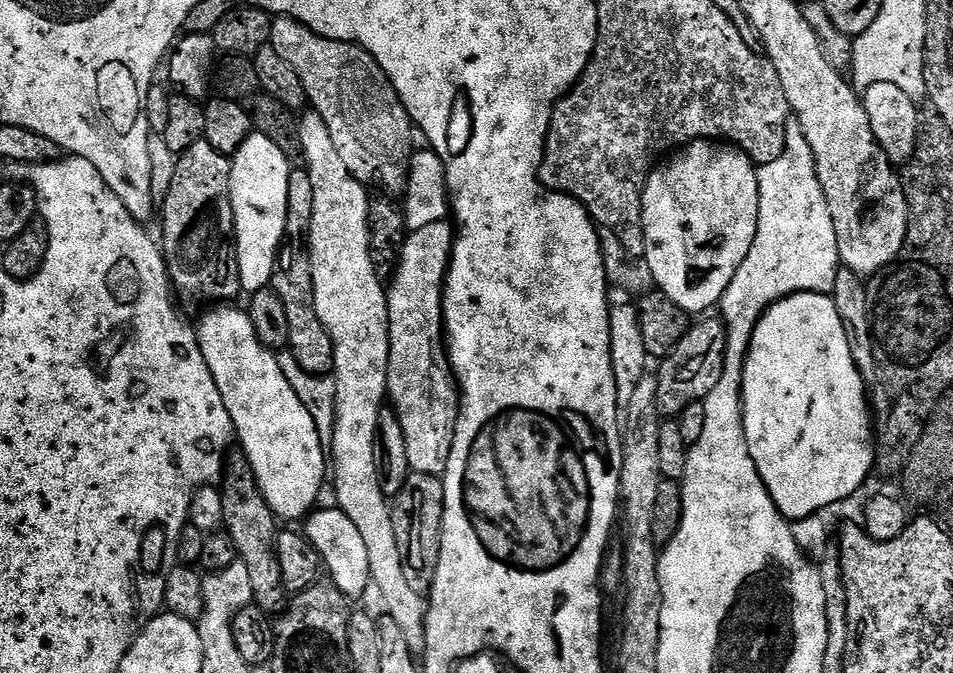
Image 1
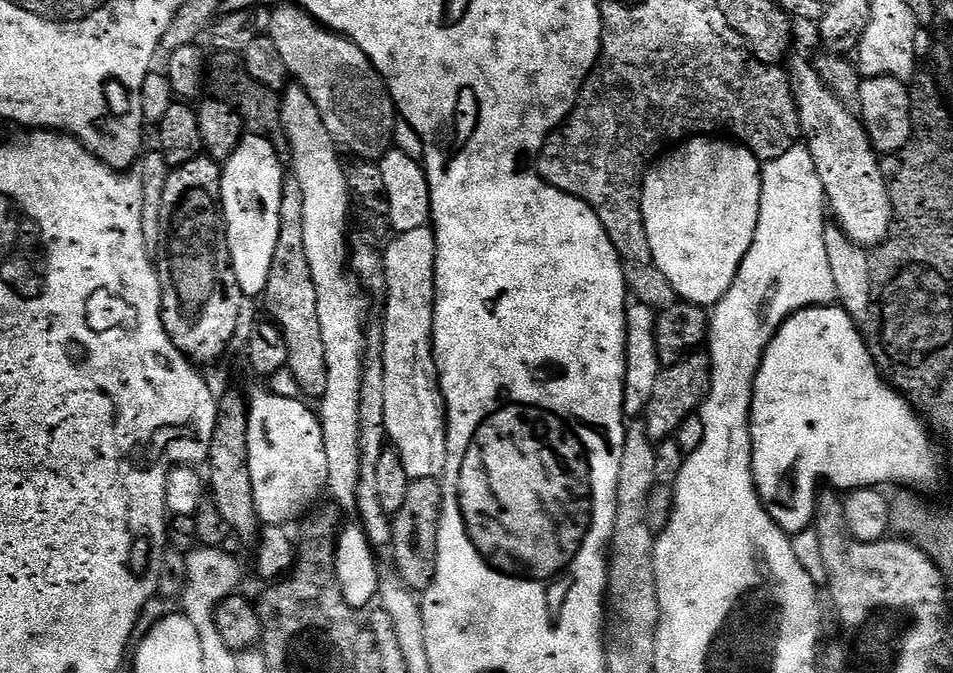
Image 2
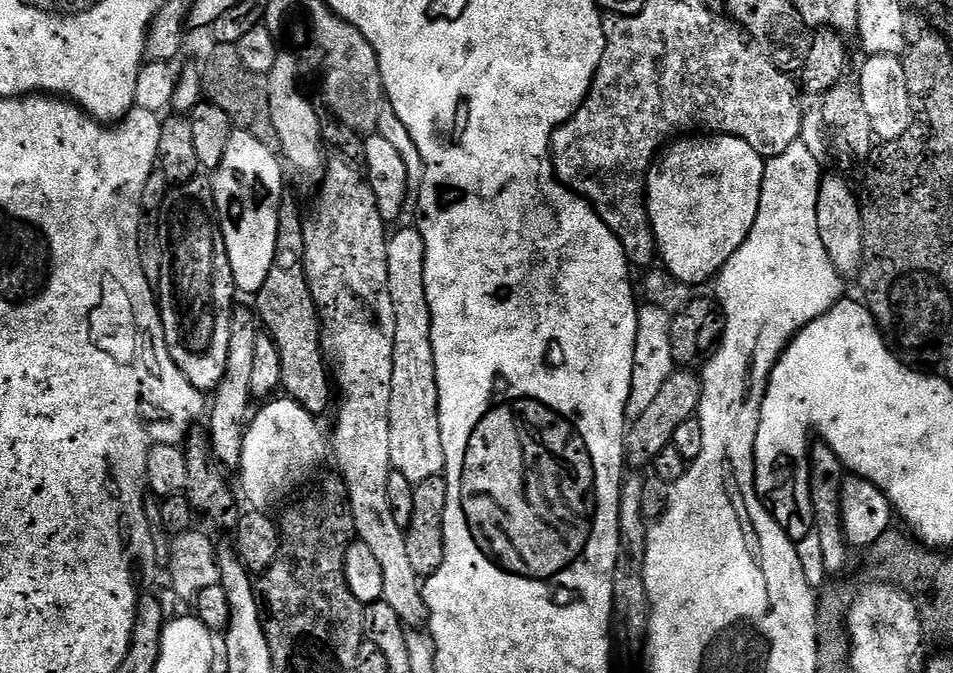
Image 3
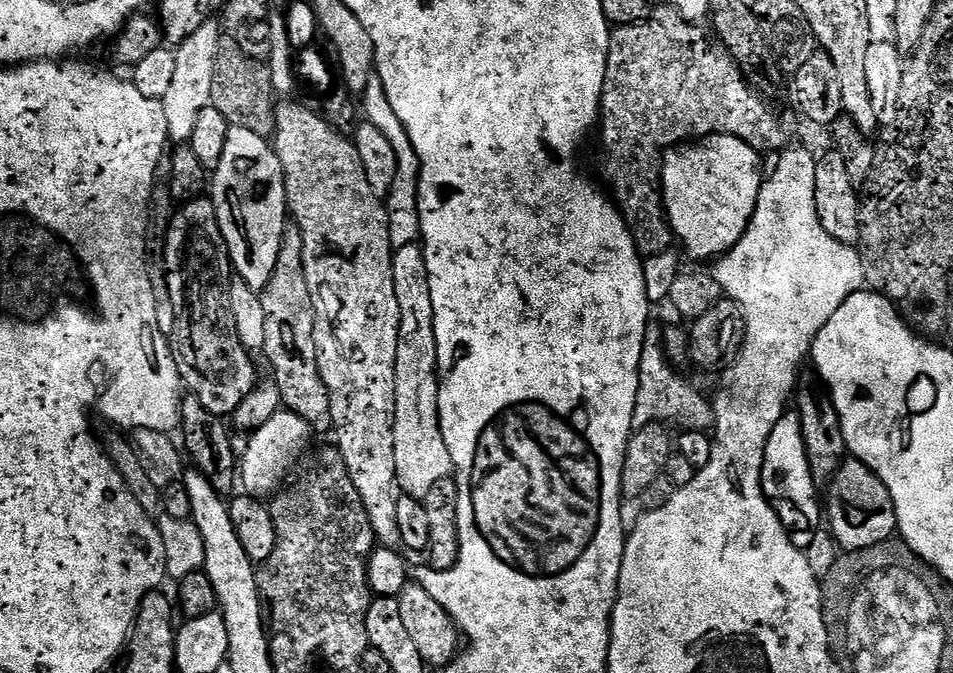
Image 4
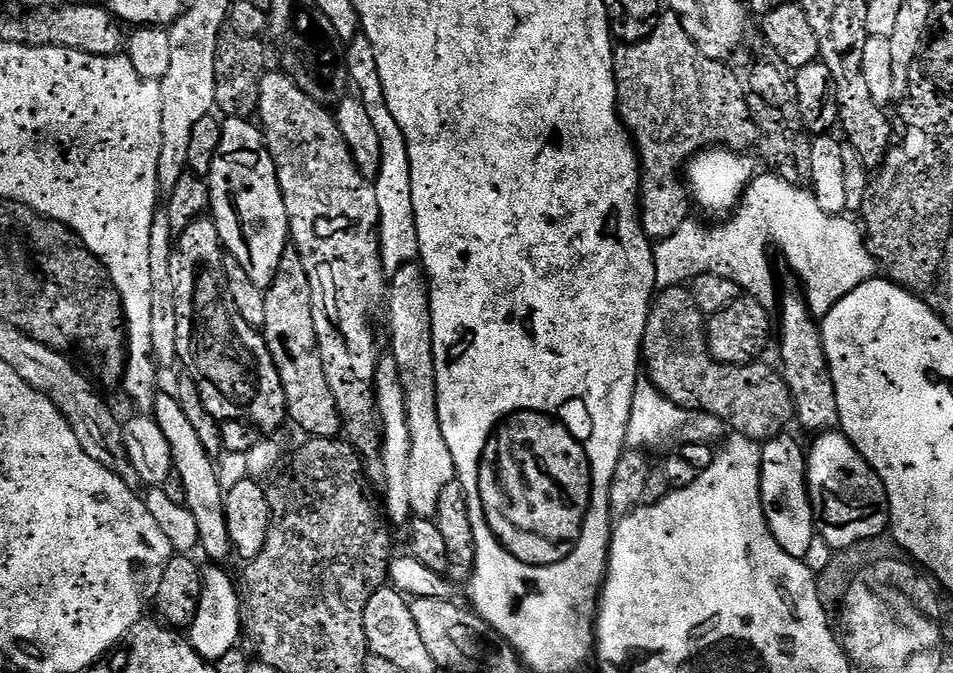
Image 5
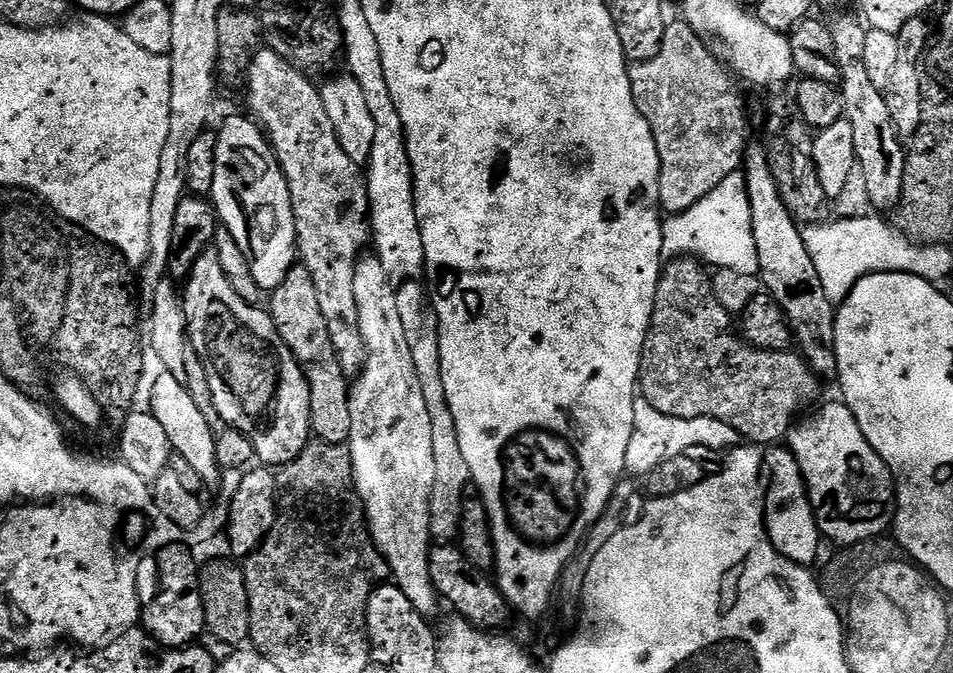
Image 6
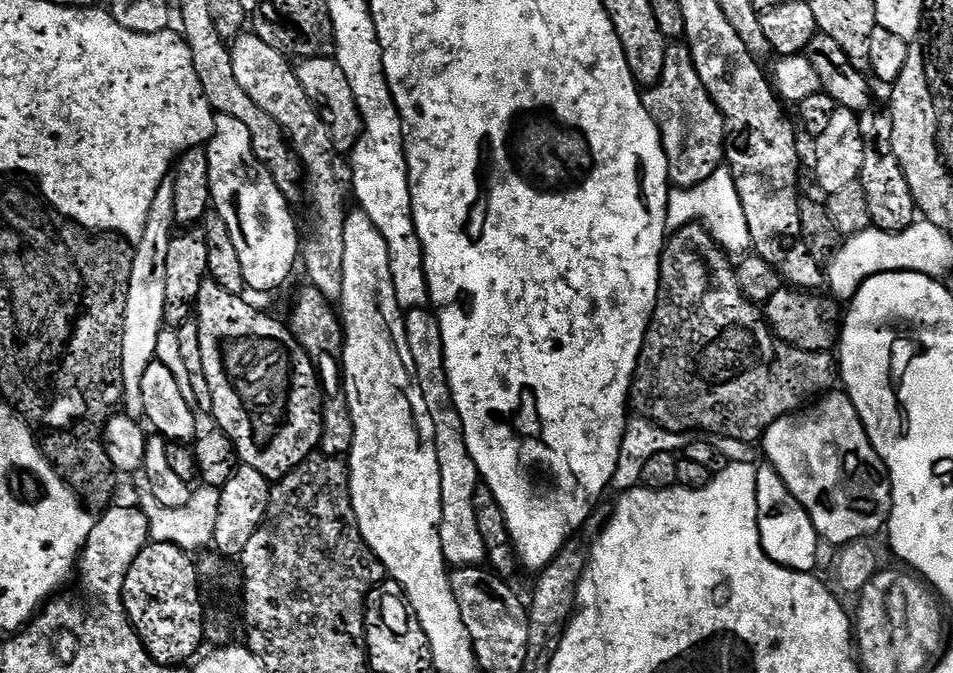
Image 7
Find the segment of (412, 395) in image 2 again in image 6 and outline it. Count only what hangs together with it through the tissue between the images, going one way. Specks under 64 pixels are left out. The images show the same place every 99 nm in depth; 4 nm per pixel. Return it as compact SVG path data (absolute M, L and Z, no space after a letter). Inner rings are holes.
M419 279L406 280L399 285L396 288L396 302L398 319L402 322L402 334L406 336L408 354L412 359L417 380L421 383L426 410L430 412L430 426L434 440L434 484L430 494L428 517L432 536L440 542L452 542L458 536L460 514L464 507L466 493L469 491L467 488L470 488L470 477L466 458L462 458L462 448L458 446L454 418L446 402L446 390L442 386L440 328L436 325L436 311L432 308L429 289Z

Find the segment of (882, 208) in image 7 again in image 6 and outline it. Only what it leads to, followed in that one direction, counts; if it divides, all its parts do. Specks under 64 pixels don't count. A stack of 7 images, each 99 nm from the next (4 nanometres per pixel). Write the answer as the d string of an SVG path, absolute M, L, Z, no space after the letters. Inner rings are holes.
M842 14L836 21L831 21L830 32L835 48L835 62L839 66L840 89L844 102L844 118L854 131L854 150L858 175L866 182L866 194L870 194L873 209L895 209L900 203L902 186L904 185L905 149L899 132L893 124L887 97L883 91L874 86L867 73L865 52L867 29L857 18Z

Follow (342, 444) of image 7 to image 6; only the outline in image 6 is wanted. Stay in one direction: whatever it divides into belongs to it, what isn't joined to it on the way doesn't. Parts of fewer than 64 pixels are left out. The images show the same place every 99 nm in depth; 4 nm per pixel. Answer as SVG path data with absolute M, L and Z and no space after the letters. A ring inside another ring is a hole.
M294 266L282 278L277 288L271 289L272 301L266 304L282 342L291 350L310 388L310 422L312 436L321 444L348 444L350 438L350 380L344 377L336 361L334 338L329 334L328 322L320 306L318 290L310 270Z

